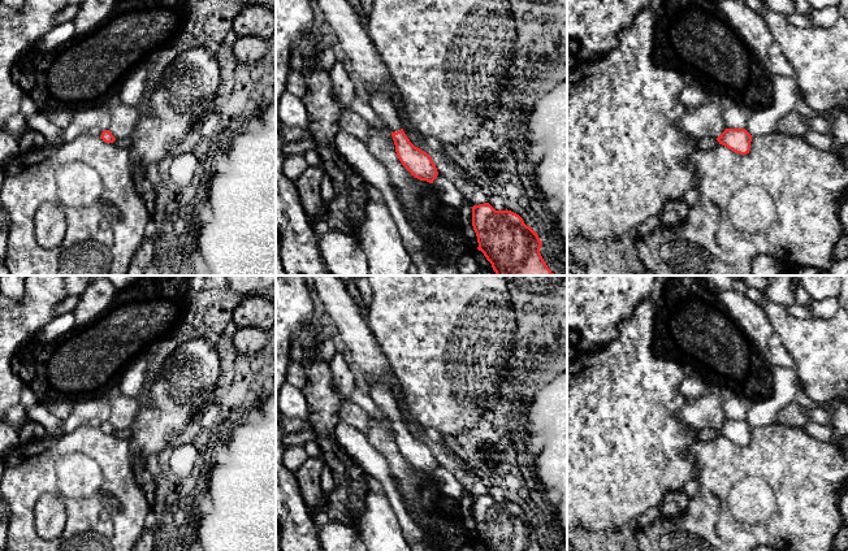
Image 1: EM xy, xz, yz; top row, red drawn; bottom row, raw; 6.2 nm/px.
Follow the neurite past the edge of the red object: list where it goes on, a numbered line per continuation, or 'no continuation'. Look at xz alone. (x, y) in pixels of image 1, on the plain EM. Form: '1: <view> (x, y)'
1: xz (383, 395)

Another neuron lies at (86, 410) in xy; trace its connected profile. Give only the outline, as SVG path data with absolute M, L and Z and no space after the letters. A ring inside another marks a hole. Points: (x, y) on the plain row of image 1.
M108 392L74 398L73 409L66 418L61 420L59 433L72 433L81 425L104 422L109 416Z

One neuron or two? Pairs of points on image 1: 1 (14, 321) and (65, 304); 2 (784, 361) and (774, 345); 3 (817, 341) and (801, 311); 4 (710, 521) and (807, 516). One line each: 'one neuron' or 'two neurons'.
1: two neurons
2: one neuron
3: two neurons
4: one neuron

